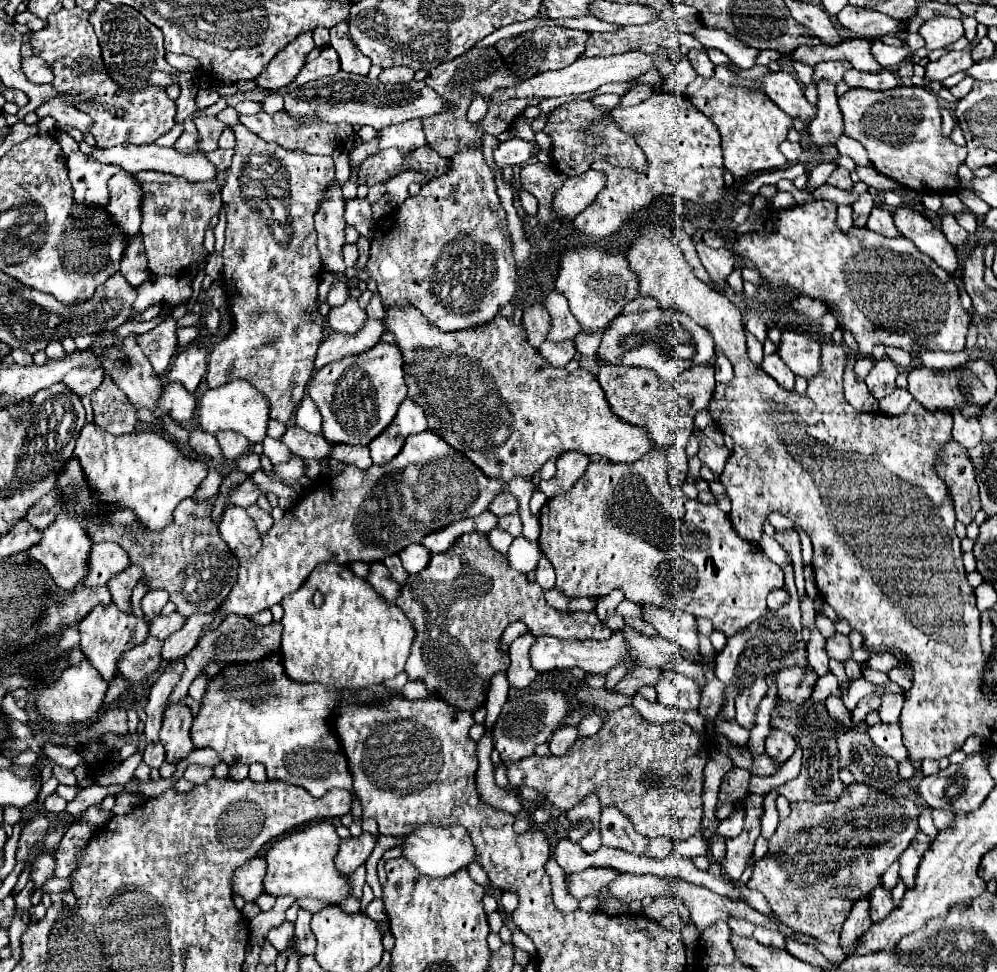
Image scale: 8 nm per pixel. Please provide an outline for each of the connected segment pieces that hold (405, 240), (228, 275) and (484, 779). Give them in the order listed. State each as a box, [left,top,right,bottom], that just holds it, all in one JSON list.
[[367,148,517,332],[207,124,335,424],[477,732,523,814]]

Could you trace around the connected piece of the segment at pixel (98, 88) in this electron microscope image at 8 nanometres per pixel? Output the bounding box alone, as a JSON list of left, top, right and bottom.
[31,6,175,148]

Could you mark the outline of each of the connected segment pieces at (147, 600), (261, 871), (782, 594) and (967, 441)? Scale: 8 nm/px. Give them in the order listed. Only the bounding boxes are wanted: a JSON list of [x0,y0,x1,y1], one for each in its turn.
[[141,590,169,620],[231,858,265,902],[767,588,791,610],[953,416,981,450]]

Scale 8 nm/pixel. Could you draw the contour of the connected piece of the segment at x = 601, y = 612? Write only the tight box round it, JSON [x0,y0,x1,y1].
[595,590,623,620]

